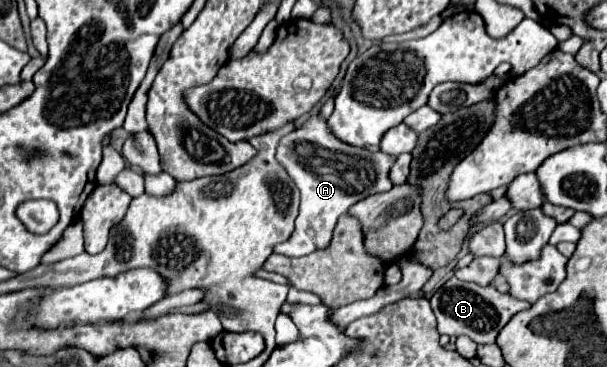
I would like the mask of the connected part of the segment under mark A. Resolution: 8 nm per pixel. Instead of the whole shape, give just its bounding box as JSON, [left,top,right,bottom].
[275,116,395,256]

